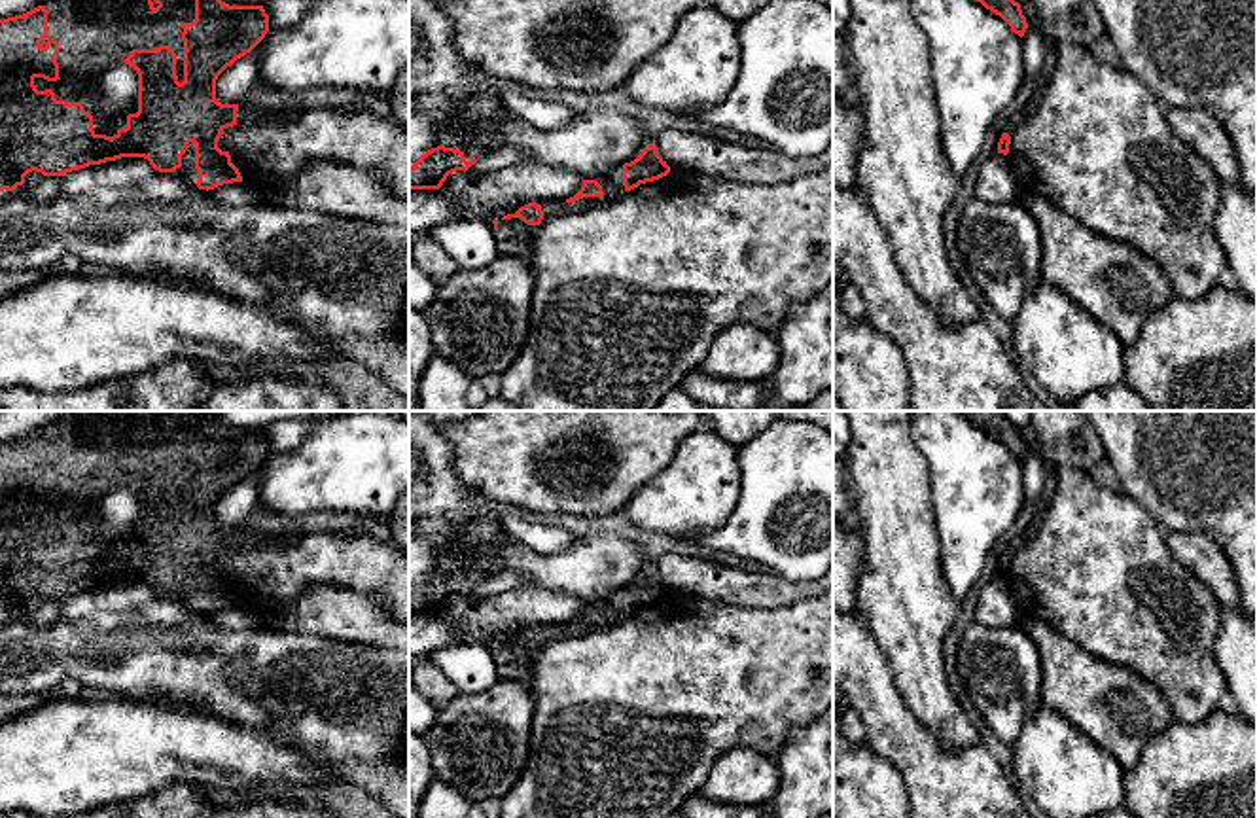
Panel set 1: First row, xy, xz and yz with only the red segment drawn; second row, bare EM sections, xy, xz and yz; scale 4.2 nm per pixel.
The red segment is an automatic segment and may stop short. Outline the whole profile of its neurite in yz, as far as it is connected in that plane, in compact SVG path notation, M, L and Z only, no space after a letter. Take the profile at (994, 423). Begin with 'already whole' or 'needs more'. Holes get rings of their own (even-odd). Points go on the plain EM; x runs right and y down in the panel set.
already whole; M960 411L965 418L981 426L986 434L1000 439L1015 458L1024 460L1028 447L1020 428L1015 426L1003 411Z

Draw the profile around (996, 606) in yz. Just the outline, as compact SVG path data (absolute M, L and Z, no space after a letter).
M994 578L979 595L975 619L988 627L1013 627L1020 617L1009 579Z

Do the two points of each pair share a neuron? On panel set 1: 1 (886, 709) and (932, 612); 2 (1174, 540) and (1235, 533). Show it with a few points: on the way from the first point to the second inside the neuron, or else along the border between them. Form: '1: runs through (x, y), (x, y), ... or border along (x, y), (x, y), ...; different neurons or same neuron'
1: border along (877, 646), (888, 663), (900, 699), (922, 724); different neurons
2: border along (1165, 531), (1204, 533), (1221, 550), (1233, 574); different neurons

